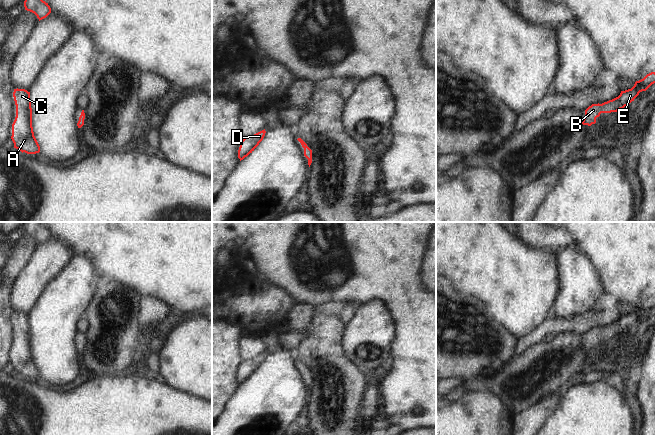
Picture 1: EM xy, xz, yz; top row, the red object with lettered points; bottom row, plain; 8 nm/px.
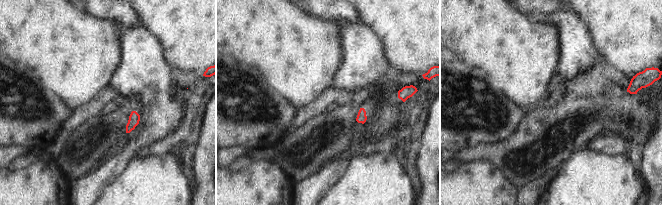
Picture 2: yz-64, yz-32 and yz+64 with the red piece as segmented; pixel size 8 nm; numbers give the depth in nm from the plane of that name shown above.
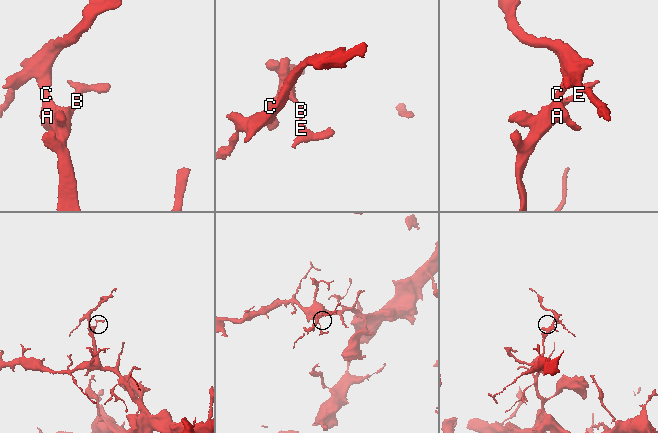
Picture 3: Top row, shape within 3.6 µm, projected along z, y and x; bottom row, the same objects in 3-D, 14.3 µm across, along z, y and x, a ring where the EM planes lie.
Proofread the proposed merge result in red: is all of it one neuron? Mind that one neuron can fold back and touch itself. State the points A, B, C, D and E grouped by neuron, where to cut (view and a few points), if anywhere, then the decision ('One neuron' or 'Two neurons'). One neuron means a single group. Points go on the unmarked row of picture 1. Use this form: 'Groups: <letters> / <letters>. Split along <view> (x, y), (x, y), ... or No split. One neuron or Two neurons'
Groups: A B C D E. No split. One neuron.

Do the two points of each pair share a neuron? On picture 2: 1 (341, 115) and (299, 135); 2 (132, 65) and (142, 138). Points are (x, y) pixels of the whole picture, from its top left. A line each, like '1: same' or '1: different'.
1: same
2: same

